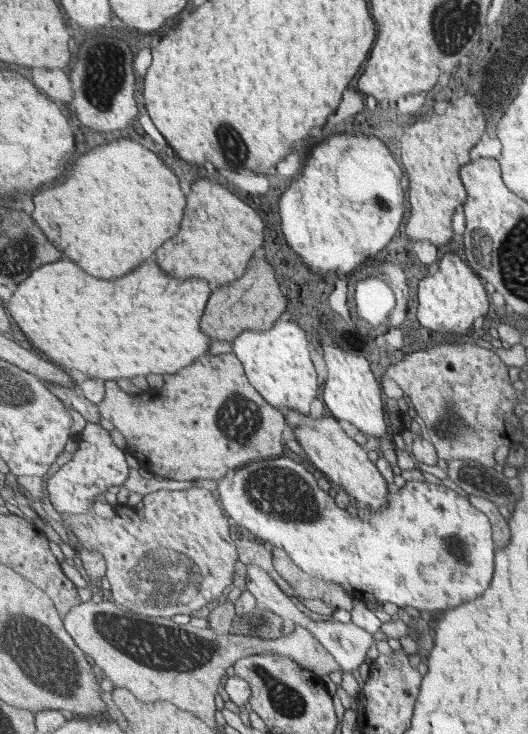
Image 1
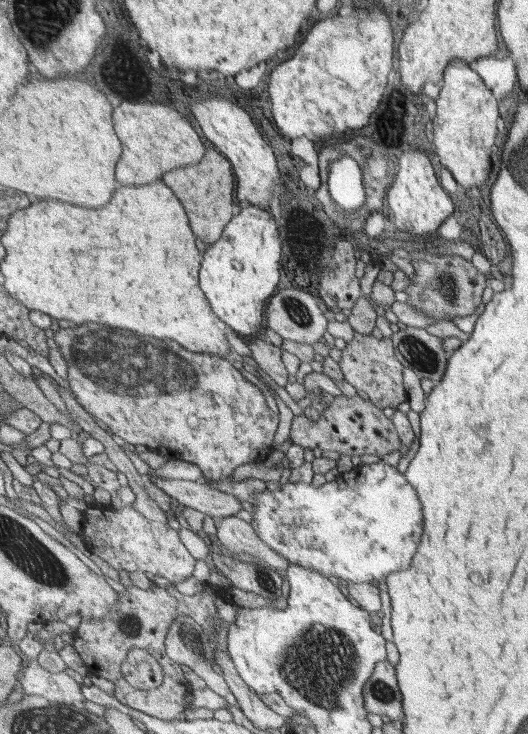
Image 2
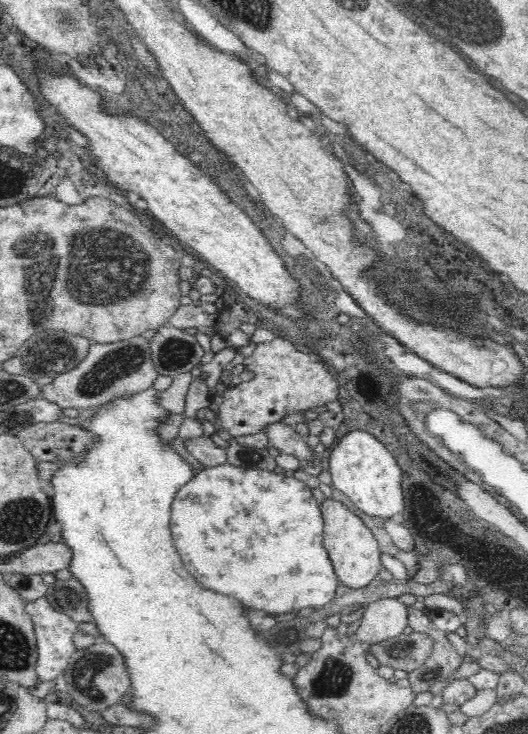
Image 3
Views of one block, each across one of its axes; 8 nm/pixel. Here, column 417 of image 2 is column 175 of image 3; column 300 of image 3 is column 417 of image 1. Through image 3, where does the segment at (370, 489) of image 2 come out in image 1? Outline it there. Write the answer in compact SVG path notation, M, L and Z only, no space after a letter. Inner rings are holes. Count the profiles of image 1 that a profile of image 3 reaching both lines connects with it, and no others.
M269 458L259 459L252 461L251 463L240 467L232 474L227 475L225 478L217 481L217 498L222 502L225 512L232 518L233 523L239 524L239 527L245 526L247 530L251 530L255 536L267 540L271 546L283 548L287 550L289 556L311 576L321 579L325 582L337 583L353 598L357 598L363 602L371 602L372 598L382 602L392 602L398 607L412 606L417 610L451 610L455 606L461 606L465 602L475 600L479 598L481 594L489 590L494 575L496 574L496 540L494 539L494 530L489 518L481 512L478 508L475 508L471 504L469 498L464 498L461 494L457 494L455 490L447 488L447 486L433 484L426 481L409 481L406 482L404 487L395 490L393 486L393 493L390 493L390 504L383 508L378 508L377 511L372 510L370 512L370 519L365 522L363 518L359 518L353 511L341 510L335 500L321 490L321 486L317 484L313 474L301 466L299 462L291 460L291 458Z

